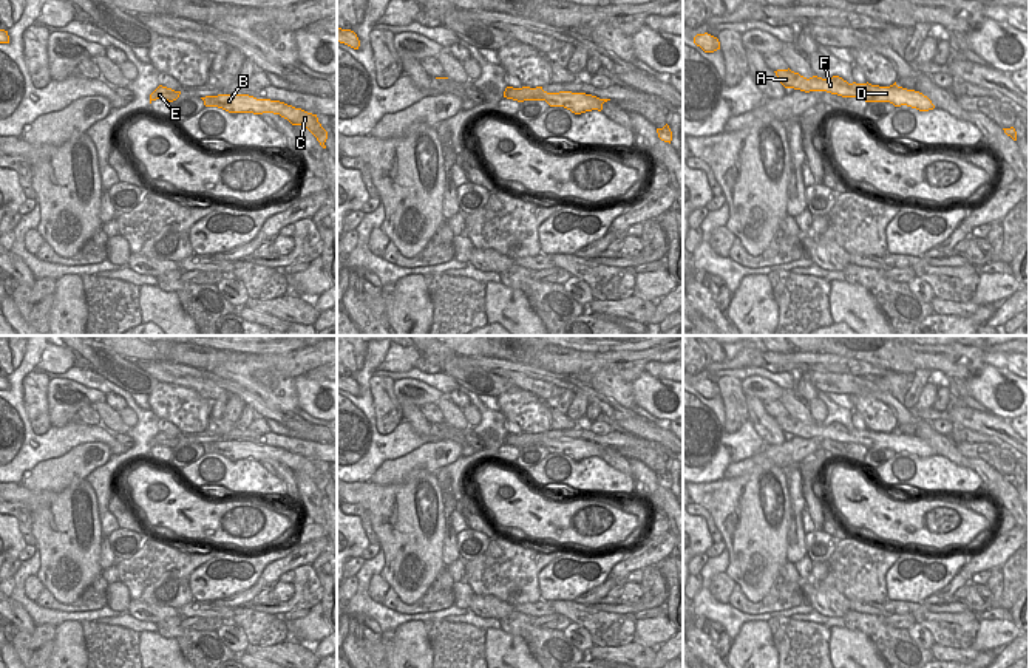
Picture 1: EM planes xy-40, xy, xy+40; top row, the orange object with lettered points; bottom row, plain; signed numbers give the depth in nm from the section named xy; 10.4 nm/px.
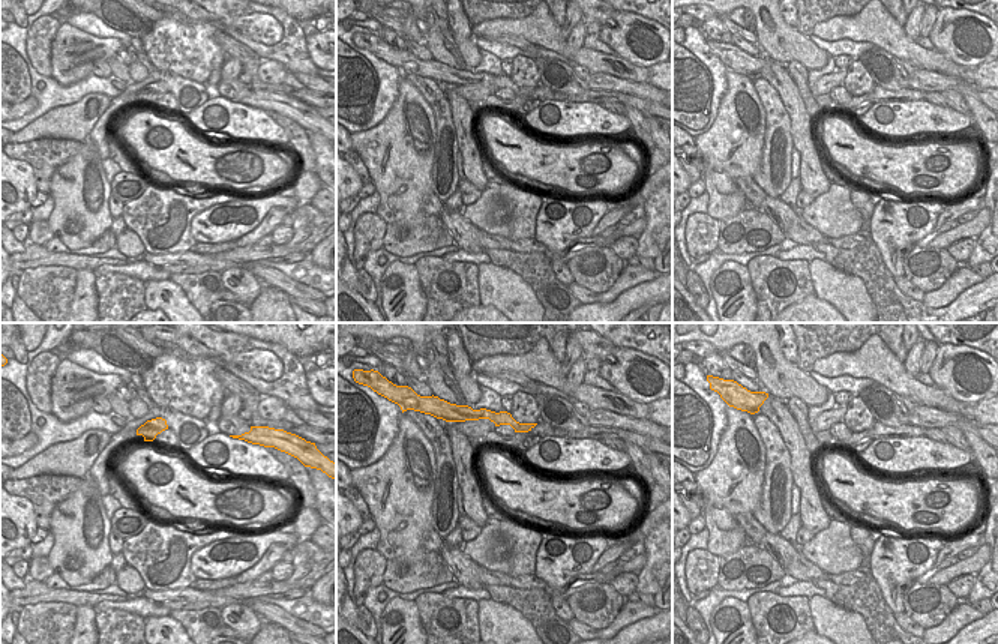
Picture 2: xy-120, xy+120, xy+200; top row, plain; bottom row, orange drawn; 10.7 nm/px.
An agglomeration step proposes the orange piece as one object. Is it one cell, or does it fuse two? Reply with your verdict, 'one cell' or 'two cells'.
two cells

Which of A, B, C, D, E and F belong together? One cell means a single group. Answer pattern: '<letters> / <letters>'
A B C D F / E

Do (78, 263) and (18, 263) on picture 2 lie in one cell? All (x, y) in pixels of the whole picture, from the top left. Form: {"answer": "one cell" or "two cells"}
{"answer": "one cell"}

